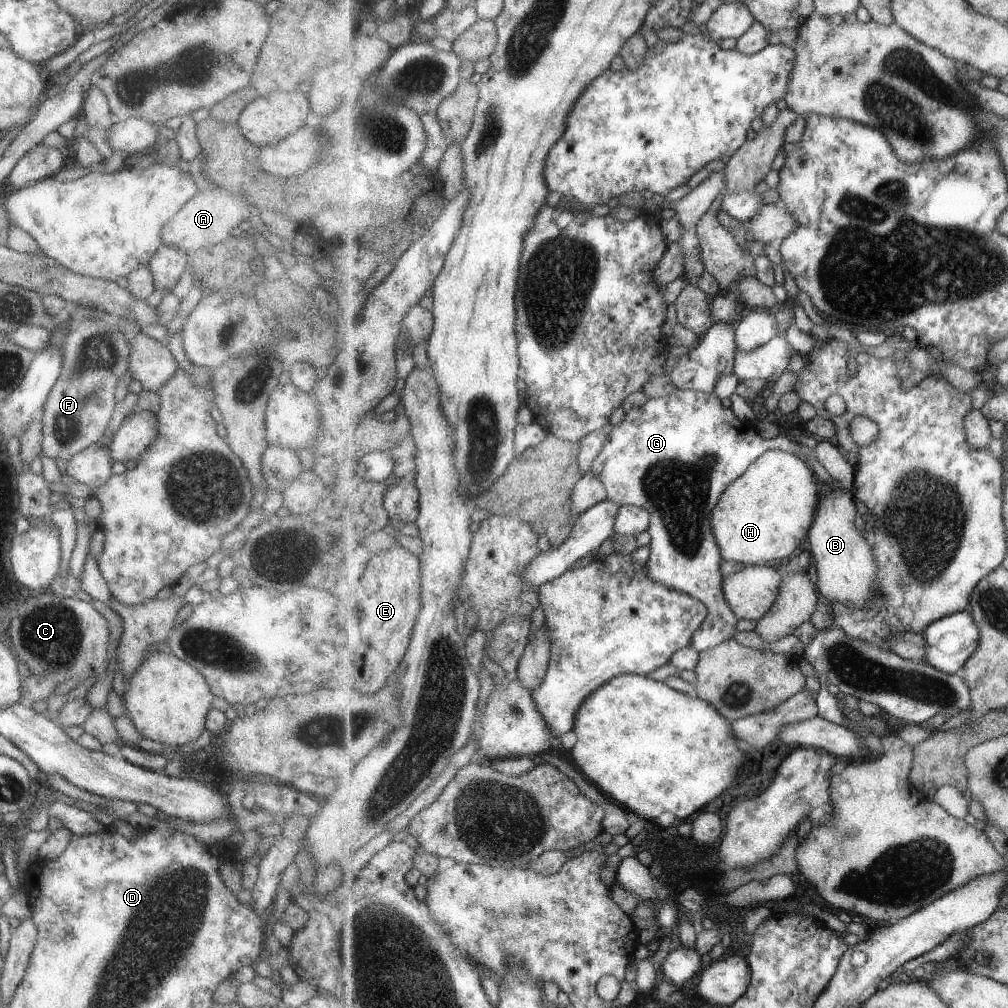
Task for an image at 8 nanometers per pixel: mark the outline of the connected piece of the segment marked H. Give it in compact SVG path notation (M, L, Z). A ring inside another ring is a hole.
M768 450L741 478L728 486L714 510L712 529L724 560L744 565L765 565L773 564L774 560L791 559L807 544L819 501L819 481L809 462L792 452Z

